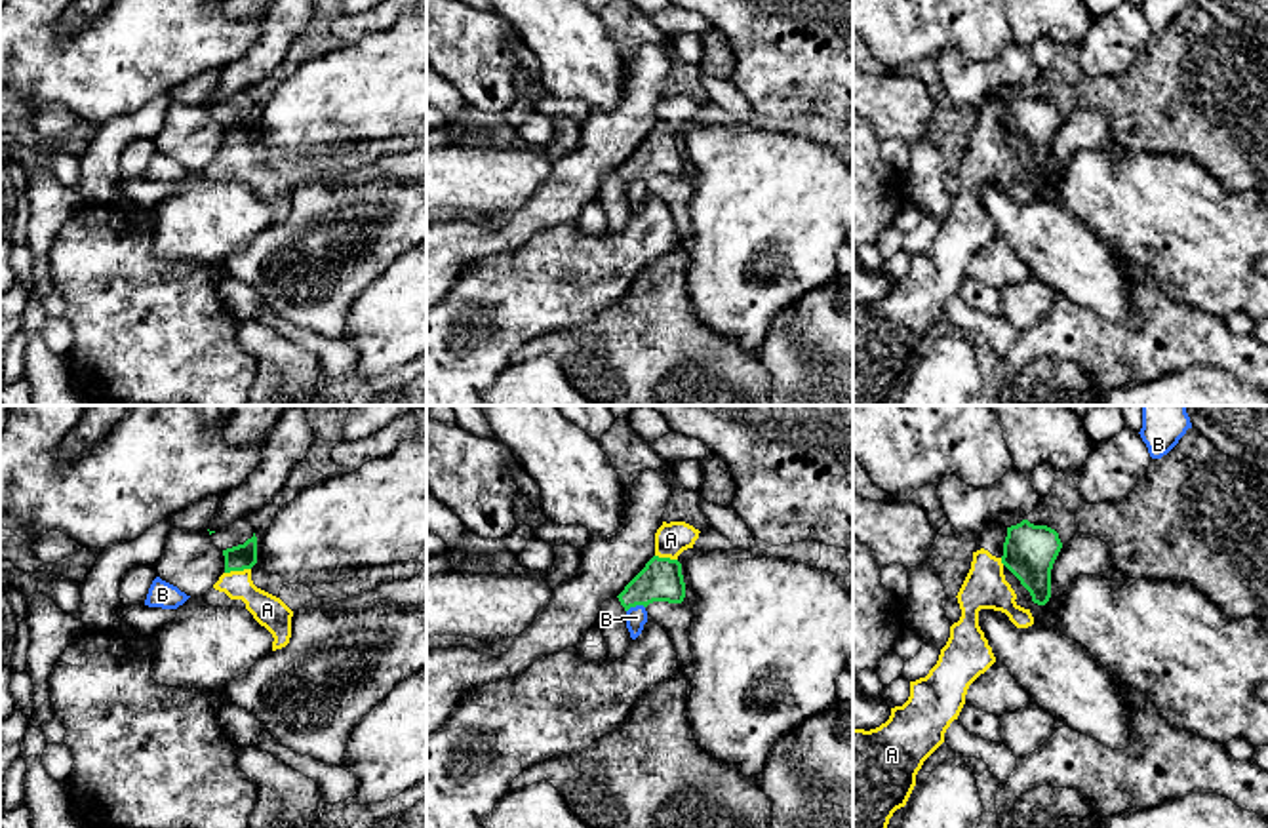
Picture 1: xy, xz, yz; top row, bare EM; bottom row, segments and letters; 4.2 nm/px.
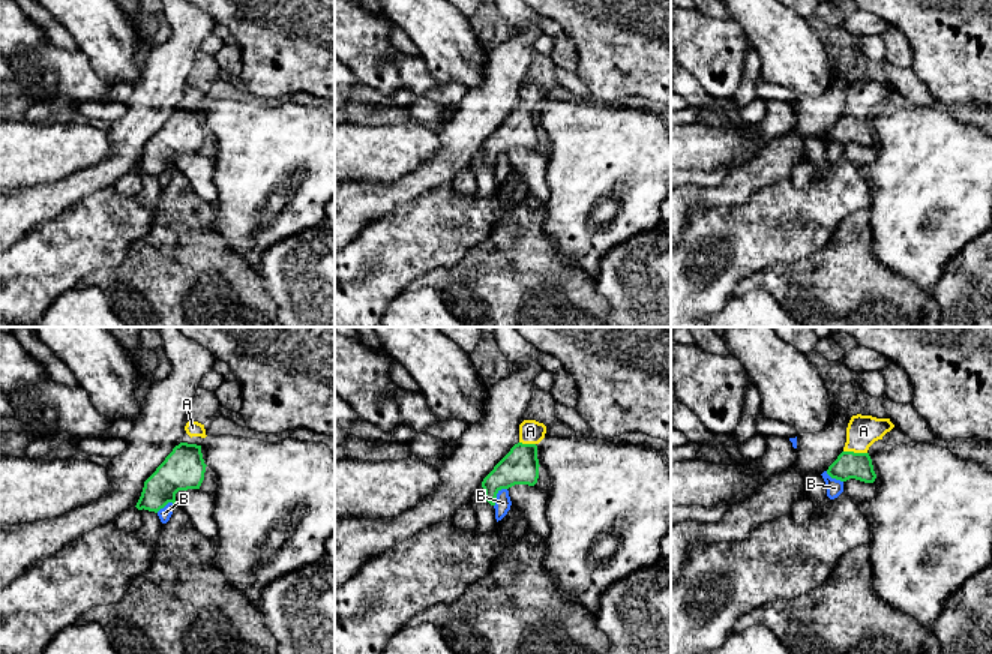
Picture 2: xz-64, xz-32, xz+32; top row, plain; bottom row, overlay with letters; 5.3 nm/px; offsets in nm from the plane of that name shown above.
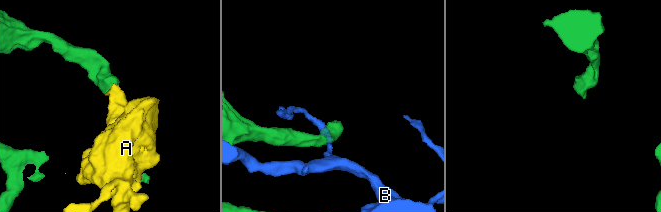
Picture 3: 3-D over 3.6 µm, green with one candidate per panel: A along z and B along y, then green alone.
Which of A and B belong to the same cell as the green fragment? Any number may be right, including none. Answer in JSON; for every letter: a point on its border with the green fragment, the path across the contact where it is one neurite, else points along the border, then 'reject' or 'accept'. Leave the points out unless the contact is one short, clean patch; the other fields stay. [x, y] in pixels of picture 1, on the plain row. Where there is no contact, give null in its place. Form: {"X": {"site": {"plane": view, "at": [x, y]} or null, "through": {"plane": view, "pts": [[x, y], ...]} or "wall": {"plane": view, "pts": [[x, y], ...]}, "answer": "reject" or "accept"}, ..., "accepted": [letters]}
{"A": {"site": {"plane": "xy", "at": [237, 143]}, "through": {"plane": "xy", "pts": [[244, 130], [237, 143], [237, 153], [267, 183]]}, "answer": "accept"}, "B": {"site": {"plane": "xz", "at": [634, 179]}, "answer": "reject"}, "accepted": ["A"]}

